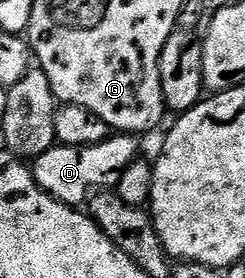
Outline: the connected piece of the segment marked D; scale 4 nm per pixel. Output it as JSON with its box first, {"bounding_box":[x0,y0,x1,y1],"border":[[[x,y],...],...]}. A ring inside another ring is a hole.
{"bounding_box":[32,134,138,205],"border":[[[113,134],[108,140],[99,140],[95,144],[57,144],[32,161],[33,180],[49,196],[64,204],[84,205],[94,190],[116,185],[122,170],[138,159],[137,140],[133,134]]]}

